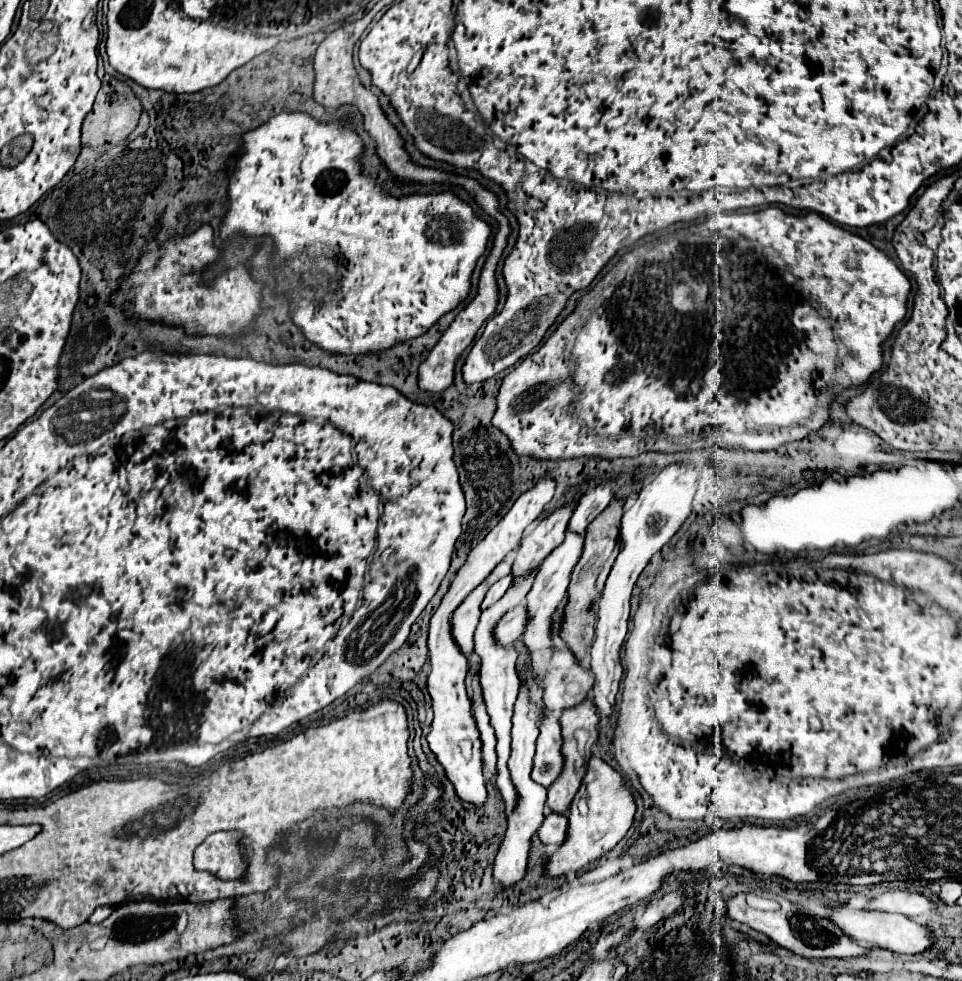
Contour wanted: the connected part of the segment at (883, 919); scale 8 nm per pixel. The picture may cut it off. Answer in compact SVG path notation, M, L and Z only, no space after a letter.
M840 906L832 908L830 920L844 932L848 932L852 938L860 942L868 942L868 948L886 948L898 954L920 954L928 950L934 944L932 930L926 926L920 926L912 922L910 918L902 914L886 914L886 912L864 912L864 910L842 910Z

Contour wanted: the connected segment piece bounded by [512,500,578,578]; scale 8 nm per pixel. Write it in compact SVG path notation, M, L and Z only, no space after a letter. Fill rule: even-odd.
M572 500L564 506L560 506L550 516L542 518L536 524L536 528L528 536L522 538L516 560L514 560L514 568L512 568L514 578L540 566L544 562L544 556L548 556L548 552L552 552L552 548L556 548L556 544L560 544L560 540L564 540L566 526L568 526L568 520L572 518L576 504L578 502Z

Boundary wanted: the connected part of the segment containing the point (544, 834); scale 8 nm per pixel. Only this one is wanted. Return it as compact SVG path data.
M546 812L546 818L538 830L538 838L542 844L560 846L566 840L566 832L568 832L568 818L554 812Z

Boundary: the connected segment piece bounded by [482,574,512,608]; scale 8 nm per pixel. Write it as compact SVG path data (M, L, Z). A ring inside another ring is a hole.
M510 574L504 576L504 578L500 578L500 580L488 590L488 594L486 594L484 602L482 602L482 608L488 608L488 606L496 604L496 602L504 596L504 592L508 590L508 584L510 584L510 582L512 582L512 576L510 576Z

